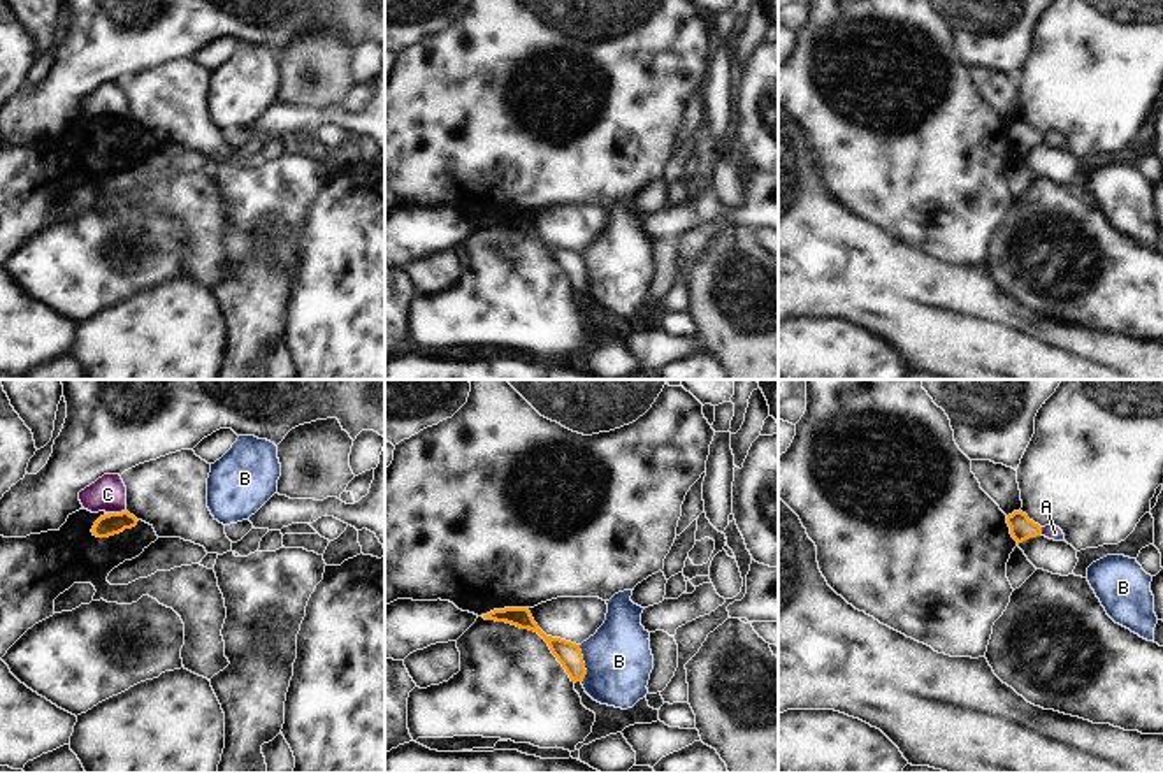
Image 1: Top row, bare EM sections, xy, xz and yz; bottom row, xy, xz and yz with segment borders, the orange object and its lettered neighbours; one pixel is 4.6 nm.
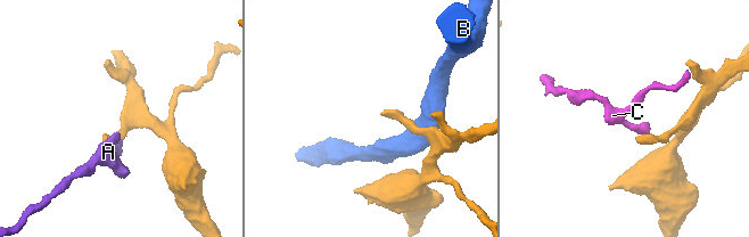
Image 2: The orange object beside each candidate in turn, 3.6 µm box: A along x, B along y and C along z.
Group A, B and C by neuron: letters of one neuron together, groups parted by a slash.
A / B / C

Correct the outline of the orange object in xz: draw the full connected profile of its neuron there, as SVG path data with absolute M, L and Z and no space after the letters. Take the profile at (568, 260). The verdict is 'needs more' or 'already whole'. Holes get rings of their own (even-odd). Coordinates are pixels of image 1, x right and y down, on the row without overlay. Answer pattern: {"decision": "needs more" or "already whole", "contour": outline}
{"decision": "already whole", "contour": "M529 214L494 216L487 221L483 221L483 225L495 227L495 228L506 228L506 230L516 232L520 235L529 235L529 237L538 239L548 249L552 260L562 271L562 274L569 281L571 288L574 288L574 290L583 288L587 276L585 276L580 251L560 246L560 244L546 242L534 228Z"}

